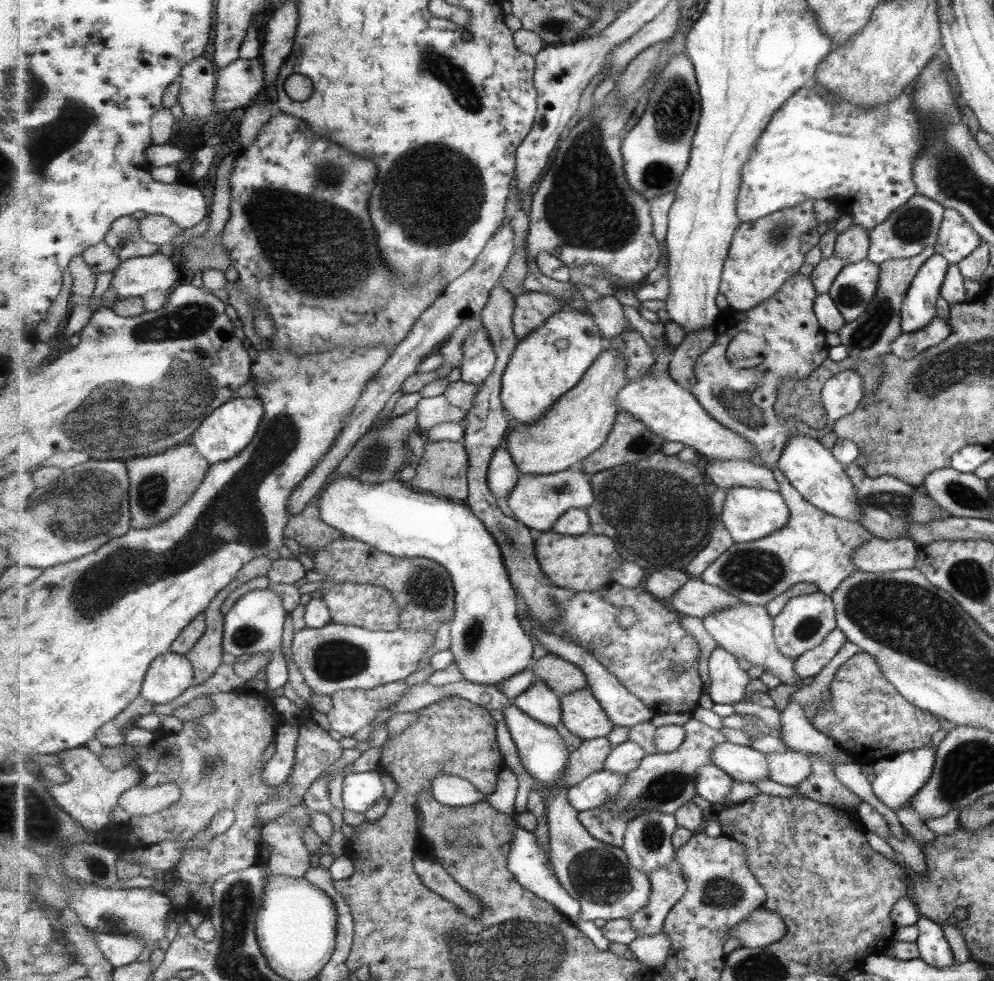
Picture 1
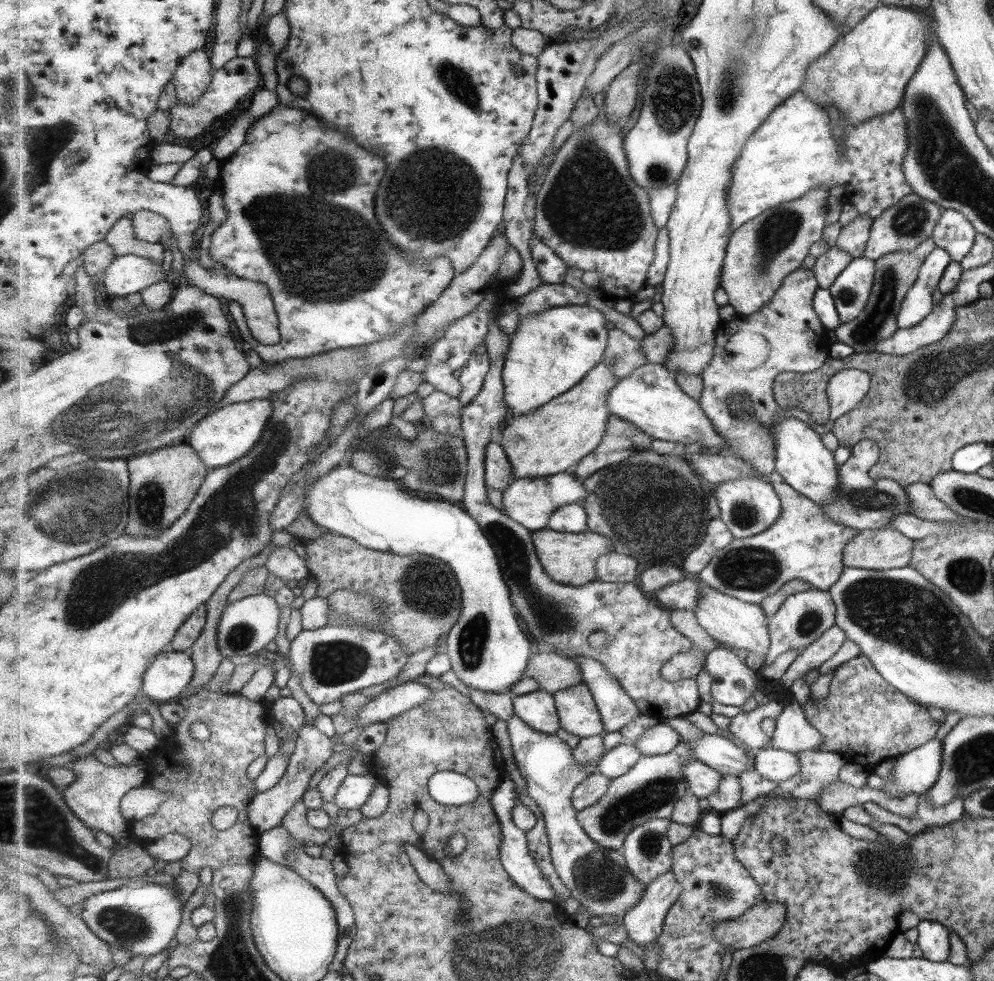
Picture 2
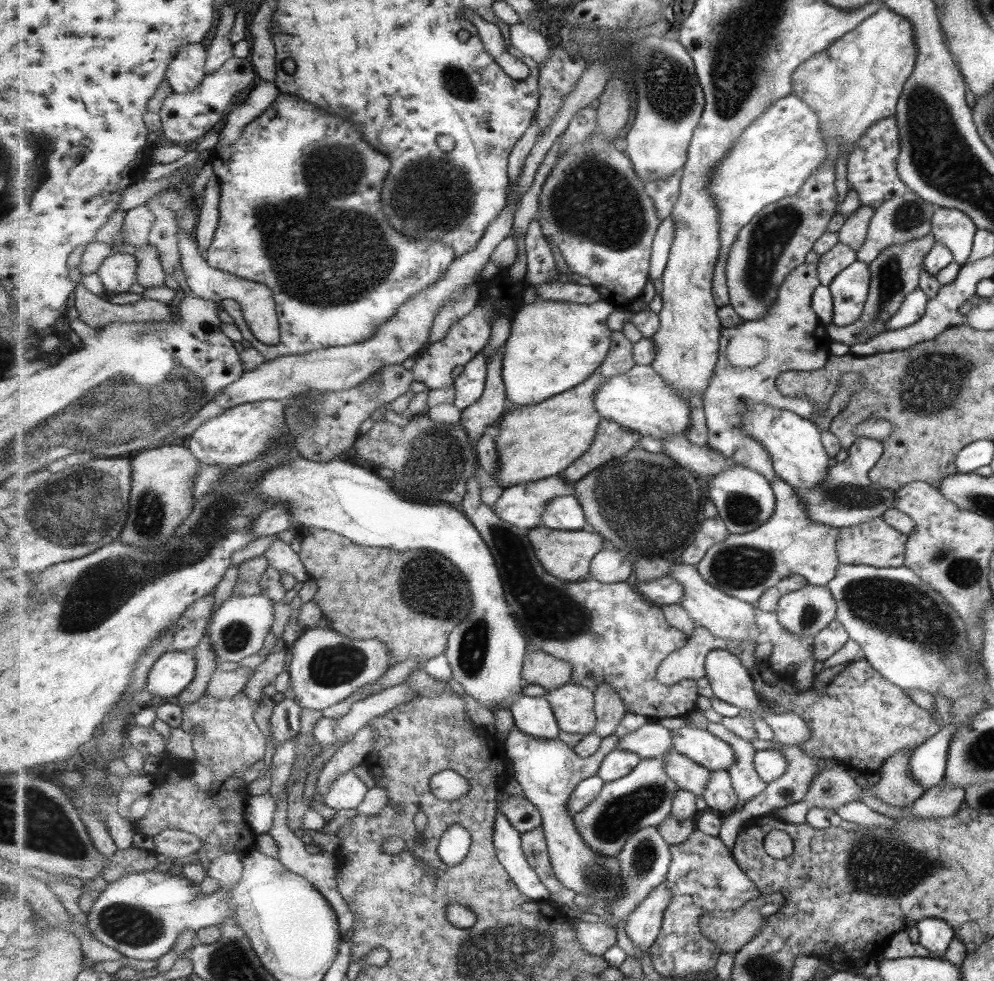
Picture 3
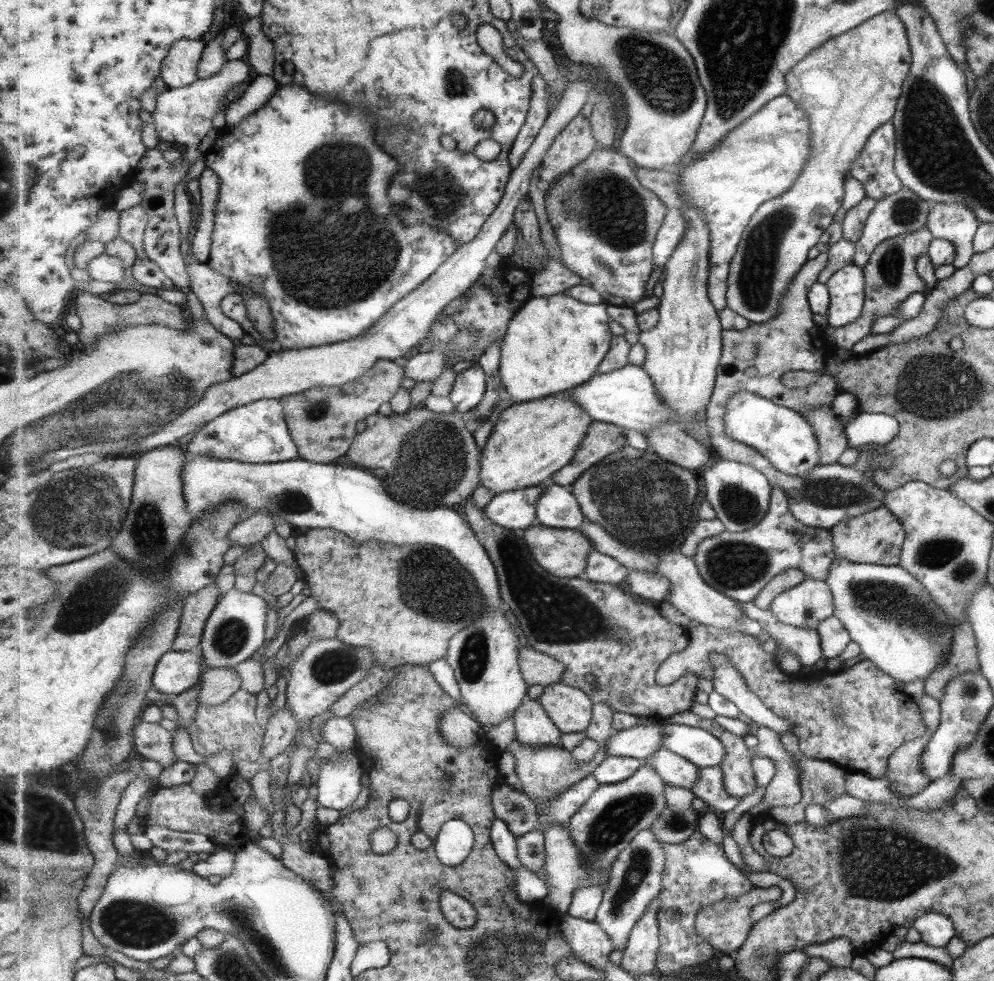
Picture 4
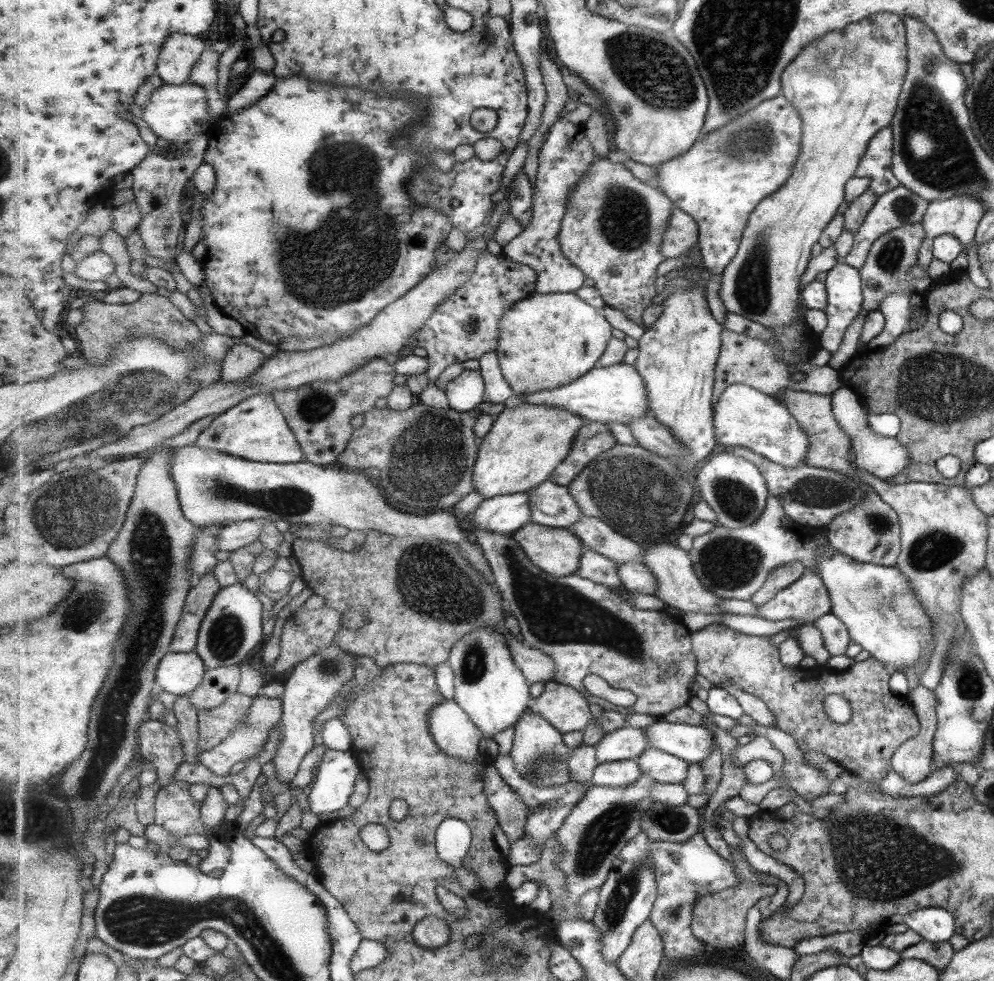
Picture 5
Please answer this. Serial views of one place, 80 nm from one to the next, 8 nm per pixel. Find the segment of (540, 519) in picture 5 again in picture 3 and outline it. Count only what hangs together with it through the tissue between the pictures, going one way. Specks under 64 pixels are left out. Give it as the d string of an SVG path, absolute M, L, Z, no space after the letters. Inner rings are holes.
M575 494L558 496L547 505L544 526L555 530L589 529L586 512Z

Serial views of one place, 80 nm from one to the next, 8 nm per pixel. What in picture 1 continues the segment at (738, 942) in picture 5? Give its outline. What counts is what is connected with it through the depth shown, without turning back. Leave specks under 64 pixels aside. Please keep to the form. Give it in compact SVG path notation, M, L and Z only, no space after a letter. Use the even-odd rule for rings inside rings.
M758 908L745 922L730 930L730 937L741 940L743 947L759 950L781 942L788 933L786 921L778 912Z

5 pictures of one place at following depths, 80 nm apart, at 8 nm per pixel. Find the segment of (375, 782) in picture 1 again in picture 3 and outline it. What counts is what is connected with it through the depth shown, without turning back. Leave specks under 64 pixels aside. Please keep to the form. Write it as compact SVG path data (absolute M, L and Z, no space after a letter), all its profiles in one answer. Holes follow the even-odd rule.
M349 771L331 787L324 801L327 806L336 811L352 810L365 802L367 792L369 792L367 784L355 772Z

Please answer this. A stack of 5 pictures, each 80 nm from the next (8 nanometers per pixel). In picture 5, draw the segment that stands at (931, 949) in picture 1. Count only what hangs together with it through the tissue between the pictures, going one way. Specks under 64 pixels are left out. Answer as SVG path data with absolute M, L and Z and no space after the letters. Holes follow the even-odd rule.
M934 906L921 908L915 912L900 916L895 914L887 922L889 924L903 923L908 929L922 936L929 942L948 941L955 933L954 917L952 913L943 908Z

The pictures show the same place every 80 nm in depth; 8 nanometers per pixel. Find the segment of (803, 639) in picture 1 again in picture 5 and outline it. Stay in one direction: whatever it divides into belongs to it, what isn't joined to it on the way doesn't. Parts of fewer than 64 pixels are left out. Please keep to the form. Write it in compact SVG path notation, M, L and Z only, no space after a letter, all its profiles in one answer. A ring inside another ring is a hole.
M807 570L797 582L758 609L760 616L770 621L798 620L801 625L813 625L830 612L830 595L819 573Z

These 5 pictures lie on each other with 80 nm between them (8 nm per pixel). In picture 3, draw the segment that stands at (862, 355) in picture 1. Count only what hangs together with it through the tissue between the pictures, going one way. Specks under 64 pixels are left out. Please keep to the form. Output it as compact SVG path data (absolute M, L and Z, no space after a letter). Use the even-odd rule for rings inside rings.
M929 232L919 240L910 240L903 244L892 244L878 254L878 258L869 264L870 285L866 305L862 308L862 315L850 325L838 327L833 324L826 326L826 336L832 342L845 344L850 348L858 343L865 343L871 338L886 332L886 322L898 312L902 301L910 292L917 289L919 273L926 254L934 246L934 236Z

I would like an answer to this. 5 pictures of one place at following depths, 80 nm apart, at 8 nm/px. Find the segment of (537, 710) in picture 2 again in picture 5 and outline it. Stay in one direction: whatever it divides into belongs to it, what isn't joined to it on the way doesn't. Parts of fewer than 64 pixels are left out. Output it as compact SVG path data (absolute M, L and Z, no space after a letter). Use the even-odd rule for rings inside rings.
M527 708L515 727L511 756L523 778L530 783L533 782L533 770L541 764L541 760L568 761L574 751L565 744L563 733L531 708Z

